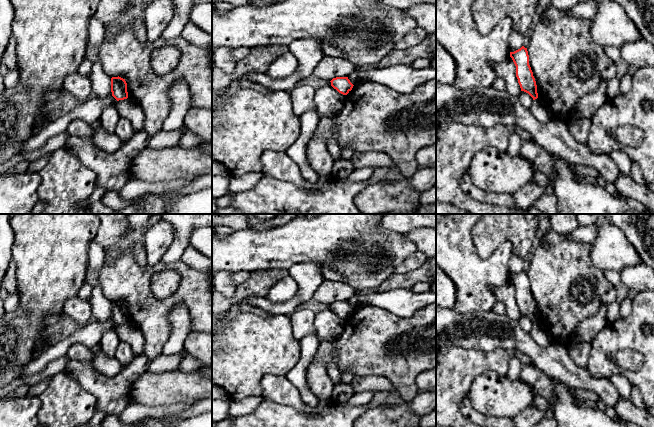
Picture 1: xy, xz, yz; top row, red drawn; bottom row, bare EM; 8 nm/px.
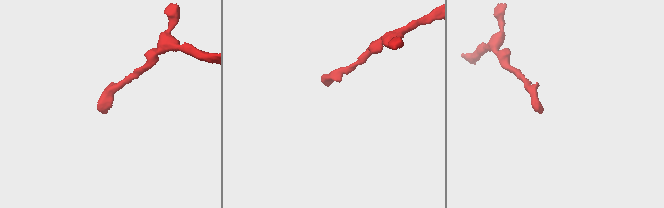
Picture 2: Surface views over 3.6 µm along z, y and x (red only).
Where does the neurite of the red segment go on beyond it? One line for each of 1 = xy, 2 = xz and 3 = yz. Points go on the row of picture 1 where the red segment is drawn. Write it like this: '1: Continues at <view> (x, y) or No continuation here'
1: No continuation here
2: No continuation here
3: No continuation here

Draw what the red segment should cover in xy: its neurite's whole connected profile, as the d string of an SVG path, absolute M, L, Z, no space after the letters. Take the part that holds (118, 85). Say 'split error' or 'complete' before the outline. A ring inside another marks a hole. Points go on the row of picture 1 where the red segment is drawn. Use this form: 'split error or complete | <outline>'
complete | M121 77L111 78L111 92L112 96L117 100L124 100L128 98L127 83Z

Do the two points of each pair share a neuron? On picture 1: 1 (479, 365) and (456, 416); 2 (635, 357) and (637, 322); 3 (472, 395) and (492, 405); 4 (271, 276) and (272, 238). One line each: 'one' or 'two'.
1: one
2: two
3: one
4: two

